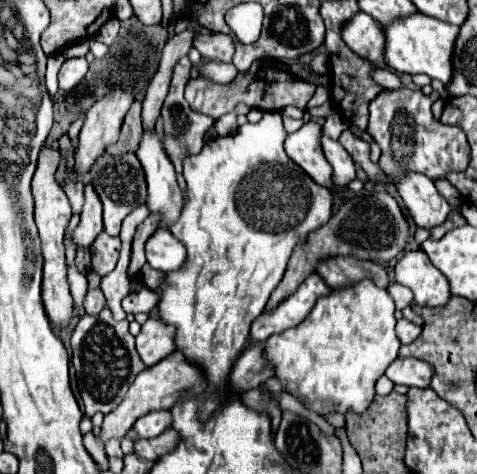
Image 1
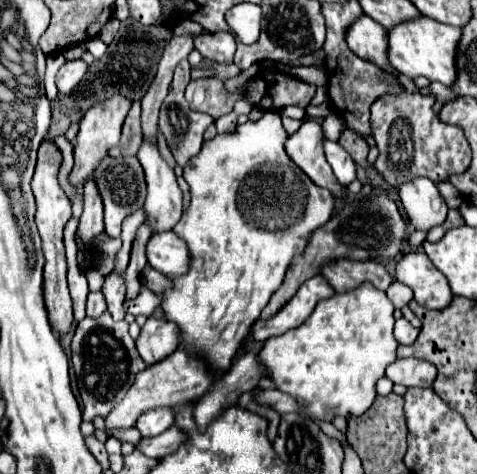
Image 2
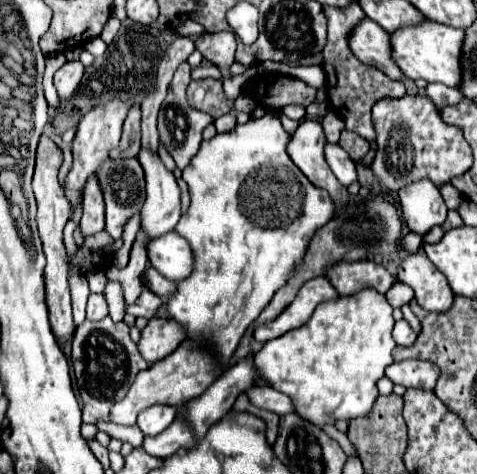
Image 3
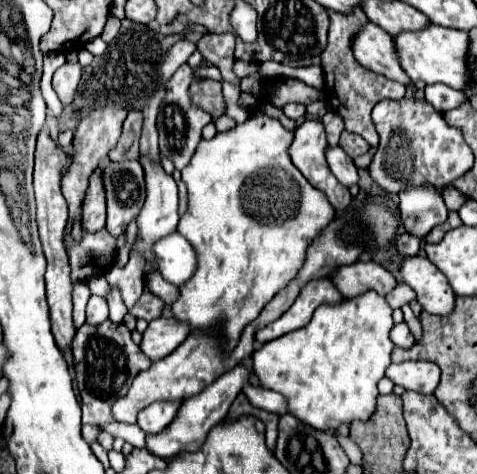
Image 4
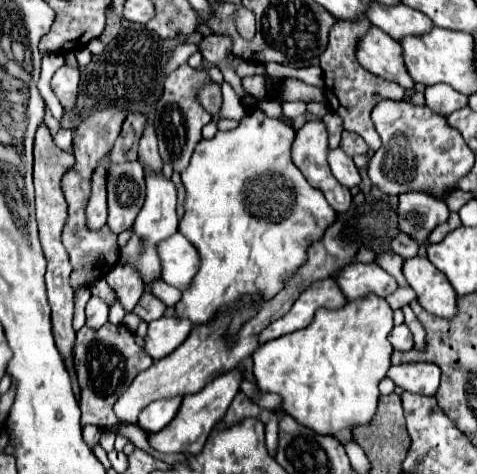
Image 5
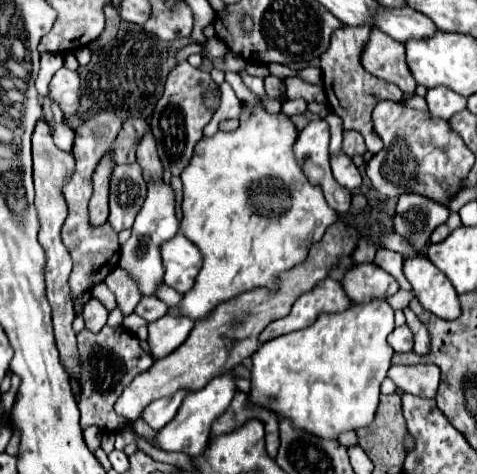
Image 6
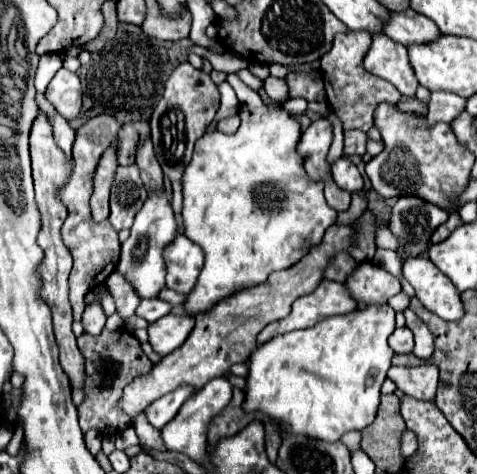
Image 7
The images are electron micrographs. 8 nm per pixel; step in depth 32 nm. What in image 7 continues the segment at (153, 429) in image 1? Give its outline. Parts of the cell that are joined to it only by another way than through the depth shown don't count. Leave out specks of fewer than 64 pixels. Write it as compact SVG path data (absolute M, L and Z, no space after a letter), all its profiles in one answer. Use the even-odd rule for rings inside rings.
M176 388L176 392L154 400L144 410L146 416L148 416L148 422L154 428L164 428L178 414L180 406L184 404L184 400L188 400L188 396L192 396L192 392L196 392L196 390L194 388Z

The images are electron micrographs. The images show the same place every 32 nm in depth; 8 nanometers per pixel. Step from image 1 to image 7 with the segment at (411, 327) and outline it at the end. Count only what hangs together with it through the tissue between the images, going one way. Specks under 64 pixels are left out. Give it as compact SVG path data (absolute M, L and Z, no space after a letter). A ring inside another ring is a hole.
M404 326L404 328L396 328L390 336L390 348L396 352L396 354L410 354L412 348L414 348L414 338L412 338L412 332Z

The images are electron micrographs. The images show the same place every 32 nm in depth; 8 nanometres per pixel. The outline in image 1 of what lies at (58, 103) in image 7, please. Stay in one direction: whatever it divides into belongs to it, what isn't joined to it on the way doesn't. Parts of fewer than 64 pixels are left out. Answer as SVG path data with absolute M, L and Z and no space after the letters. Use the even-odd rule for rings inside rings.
M72 58L66 60L58 72L58 86L60 90L72 90L88 72L88 62L84 58Z

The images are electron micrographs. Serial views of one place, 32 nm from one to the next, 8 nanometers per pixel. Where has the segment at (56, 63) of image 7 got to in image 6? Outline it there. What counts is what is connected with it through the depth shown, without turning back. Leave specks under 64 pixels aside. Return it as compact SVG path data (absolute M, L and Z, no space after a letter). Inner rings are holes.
M42 54L40 58L40 70L36 76L36 90L48 98L48 84L52 80L52 76L56 74L56 70L60 70L60 66L64 64L62 54Z

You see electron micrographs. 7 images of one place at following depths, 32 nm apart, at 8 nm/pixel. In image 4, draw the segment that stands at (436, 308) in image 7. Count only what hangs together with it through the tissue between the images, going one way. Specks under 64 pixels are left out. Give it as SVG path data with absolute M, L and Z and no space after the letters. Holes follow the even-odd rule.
M412 256L404 258L400 274L404 282L416 292L416 300L420 306L430 314L452 314L456 294L444 274L426 258L426 256Z

